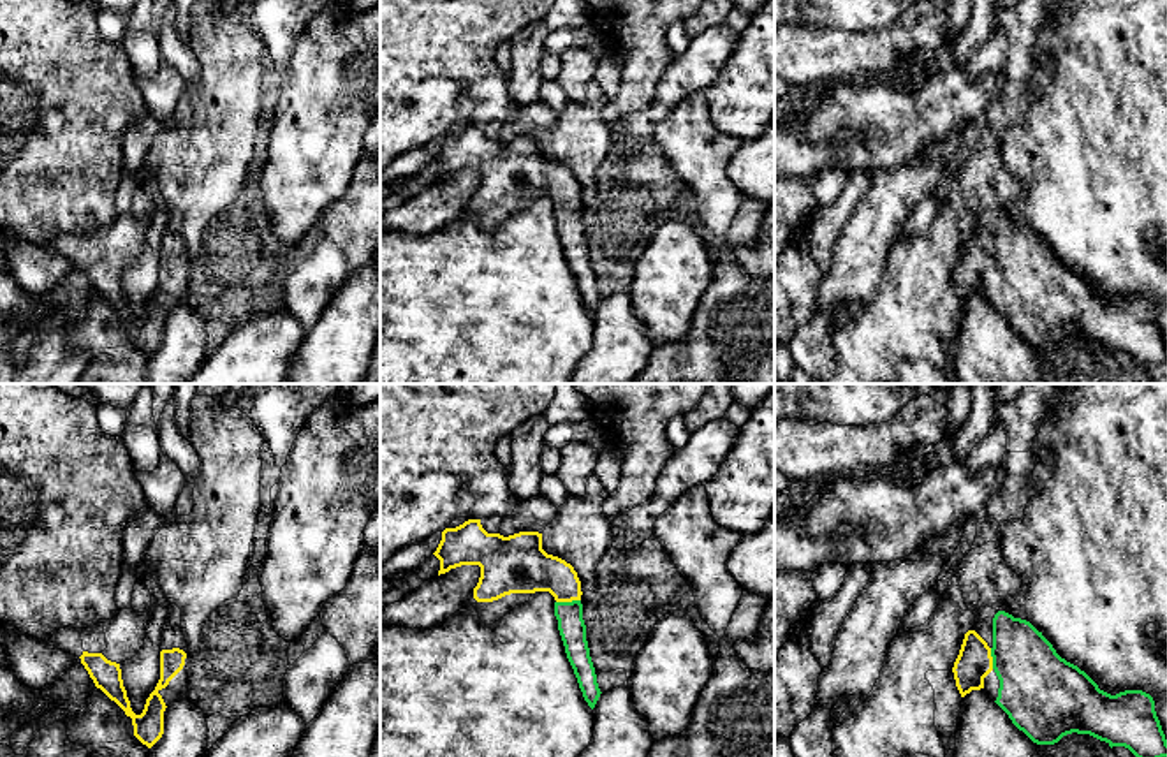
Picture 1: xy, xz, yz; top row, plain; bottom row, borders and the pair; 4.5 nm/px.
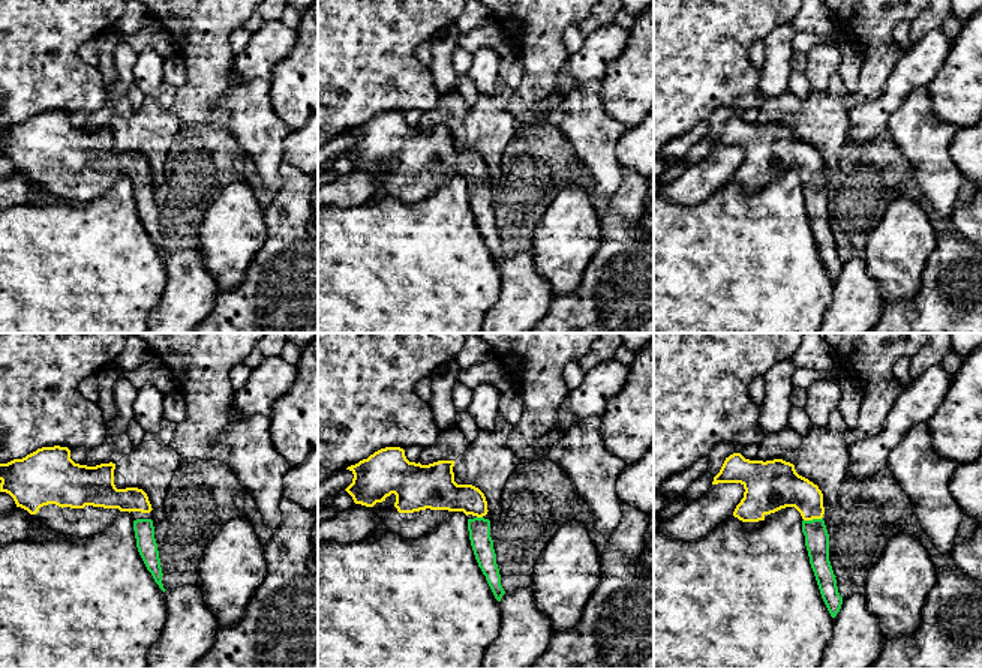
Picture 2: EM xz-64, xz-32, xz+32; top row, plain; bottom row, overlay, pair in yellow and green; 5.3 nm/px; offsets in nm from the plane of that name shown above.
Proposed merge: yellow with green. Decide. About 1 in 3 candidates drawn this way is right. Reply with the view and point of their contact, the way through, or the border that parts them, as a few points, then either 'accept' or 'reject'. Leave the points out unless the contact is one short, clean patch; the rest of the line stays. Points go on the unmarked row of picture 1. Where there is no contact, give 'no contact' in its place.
contact xz (567, 206); accept

